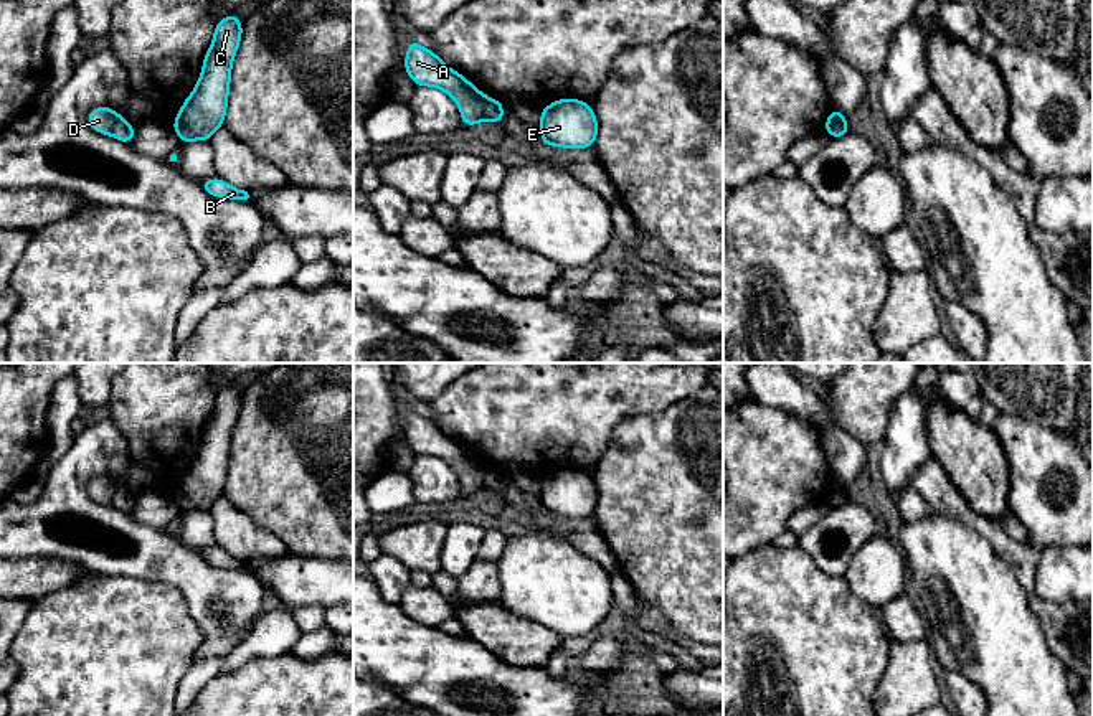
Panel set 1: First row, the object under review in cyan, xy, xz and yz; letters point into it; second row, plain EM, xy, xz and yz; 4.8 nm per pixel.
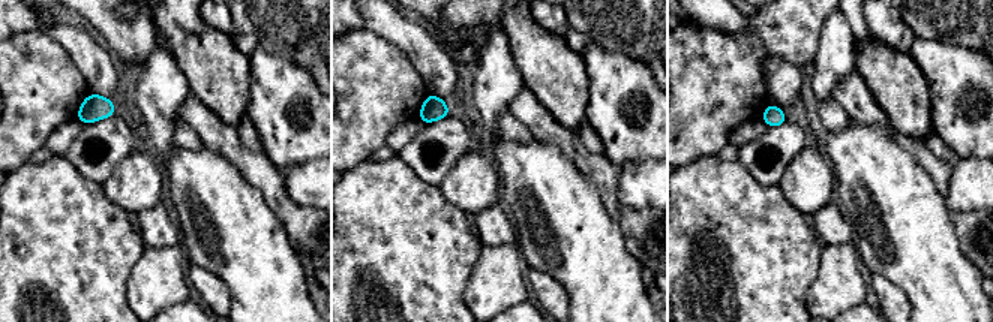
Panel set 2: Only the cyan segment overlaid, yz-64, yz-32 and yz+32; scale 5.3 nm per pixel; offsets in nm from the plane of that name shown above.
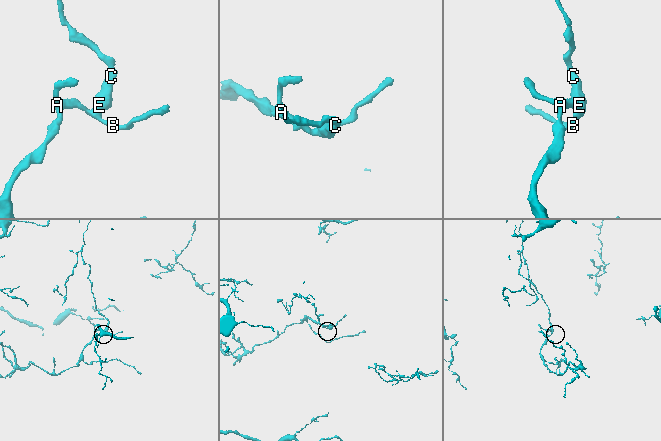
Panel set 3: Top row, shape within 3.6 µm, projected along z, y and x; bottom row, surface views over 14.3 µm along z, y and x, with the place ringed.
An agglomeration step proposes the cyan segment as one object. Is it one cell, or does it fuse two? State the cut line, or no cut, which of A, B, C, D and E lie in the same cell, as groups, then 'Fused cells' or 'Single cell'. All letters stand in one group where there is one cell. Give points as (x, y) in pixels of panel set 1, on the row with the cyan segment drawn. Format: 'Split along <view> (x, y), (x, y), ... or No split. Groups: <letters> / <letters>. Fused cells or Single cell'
Split along xz (487, 98), (481, 117). Groups: A D / B C E. Fused cells

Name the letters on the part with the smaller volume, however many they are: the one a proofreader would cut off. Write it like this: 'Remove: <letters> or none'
Remove: A, D

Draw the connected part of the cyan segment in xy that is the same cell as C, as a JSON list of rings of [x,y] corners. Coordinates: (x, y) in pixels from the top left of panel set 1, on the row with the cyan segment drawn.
[[[233,12],[216,23],[213,43],[203,59],[203,69],[193,92],[183,102],[173,130],[182,142],[210,140],[223,125],[231,63],[241,41],[243,25]]]

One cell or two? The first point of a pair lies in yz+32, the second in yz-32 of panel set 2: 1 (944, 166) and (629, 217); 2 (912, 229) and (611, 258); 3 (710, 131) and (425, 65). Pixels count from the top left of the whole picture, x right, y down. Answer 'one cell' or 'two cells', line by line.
1: one cell
2: one cell
3: two cells

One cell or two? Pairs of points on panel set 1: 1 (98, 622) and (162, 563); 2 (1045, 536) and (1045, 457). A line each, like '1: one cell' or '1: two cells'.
1: two cells
2: one cell

